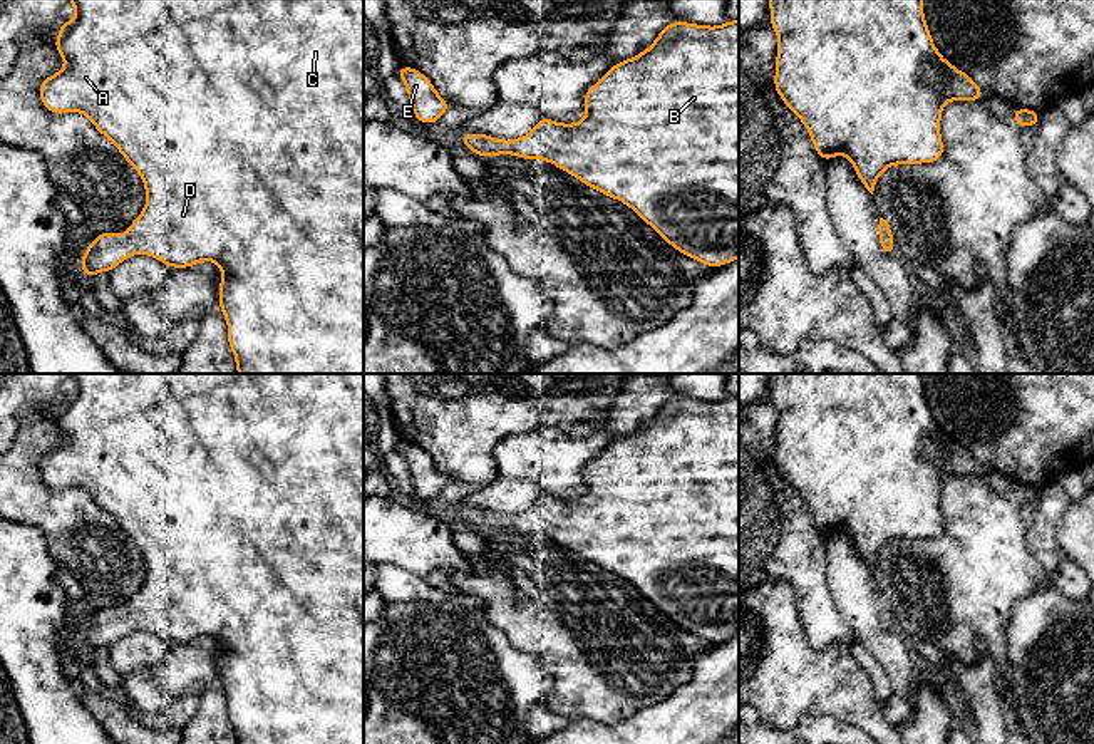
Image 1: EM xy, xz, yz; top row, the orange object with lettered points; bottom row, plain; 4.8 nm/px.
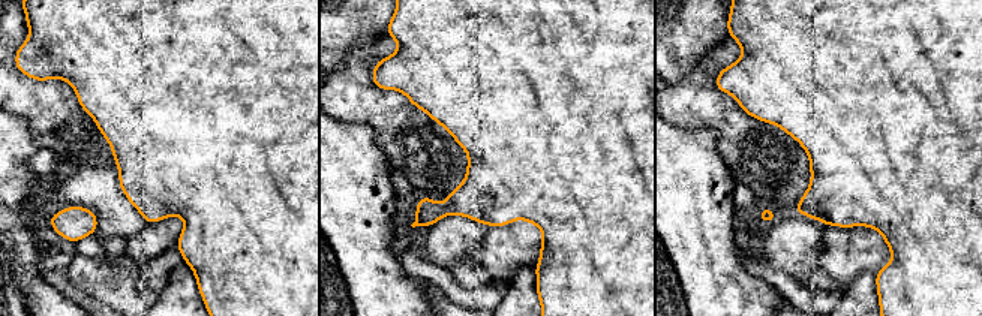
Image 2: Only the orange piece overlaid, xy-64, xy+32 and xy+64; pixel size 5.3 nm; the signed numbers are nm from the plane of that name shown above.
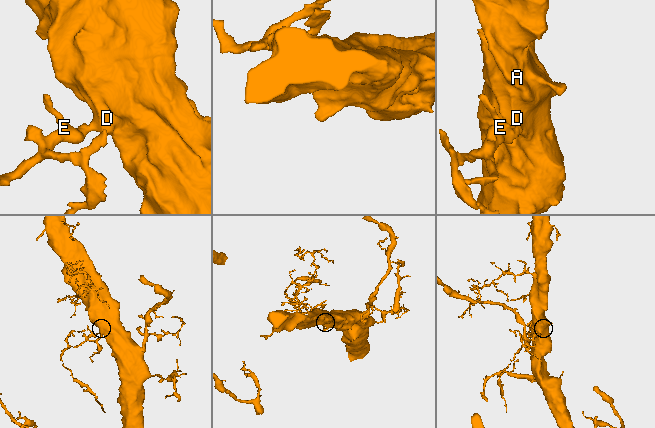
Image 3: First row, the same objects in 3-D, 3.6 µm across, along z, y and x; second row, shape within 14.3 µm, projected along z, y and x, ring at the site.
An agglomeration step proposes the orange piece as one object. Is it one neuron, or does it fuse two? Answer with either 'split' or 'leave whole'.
leave whole

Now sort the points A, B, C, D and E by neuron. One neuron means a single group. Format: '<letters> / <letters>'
A B C D E

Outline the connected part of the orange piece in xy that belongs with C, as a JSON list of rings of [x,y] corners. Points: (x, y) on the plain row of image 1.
[[[67,374],[75,382],[70,399],[57,399],[60,411],[54,422],[65,436],[65,442],[45,452],[39,461],[44,483],[54,489],[82,488],[94,503],[111,514],[141,551],[146,561],[146,583],[129,600],[124,612],[114,607],[102,607],[85,623],[79,642],[89,655],[99,647],[111,648],[126,633],[144,628],[169,643],[188,643],[203,635],[209,635],[223,647],[218,662],[219,685],[228,699],[228,719],[236,734],[236,744],[364,744],[364,374]]]

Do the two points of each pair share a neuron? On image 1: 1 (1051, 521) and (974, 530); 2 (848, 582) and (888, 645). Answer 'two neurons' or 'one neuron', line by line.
1: two neurons
2: one neuron

